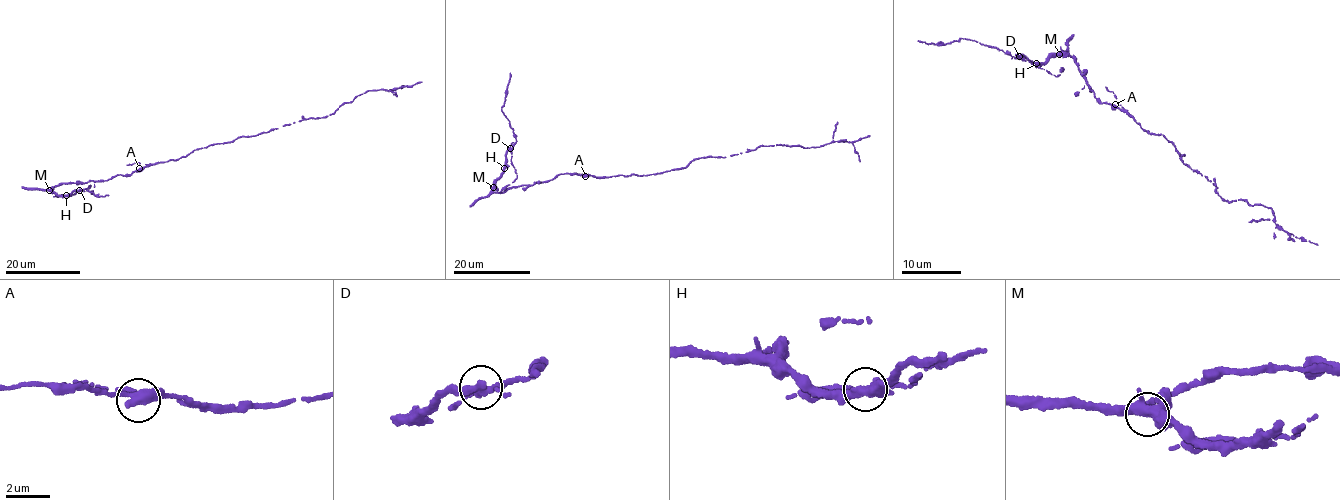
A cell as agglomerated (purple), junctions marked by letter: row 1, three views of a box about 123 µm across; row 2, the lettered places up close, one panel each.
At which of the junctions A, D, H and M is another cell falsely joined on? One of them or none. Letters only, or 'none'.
D

